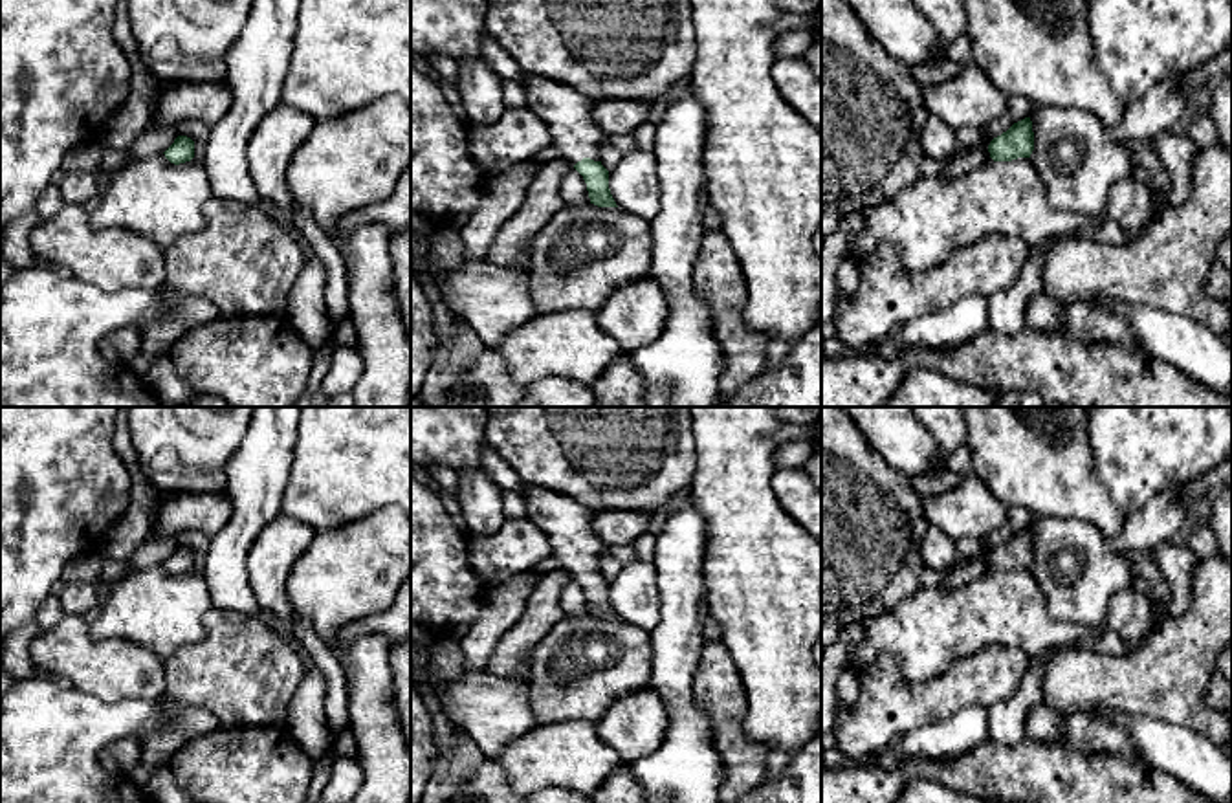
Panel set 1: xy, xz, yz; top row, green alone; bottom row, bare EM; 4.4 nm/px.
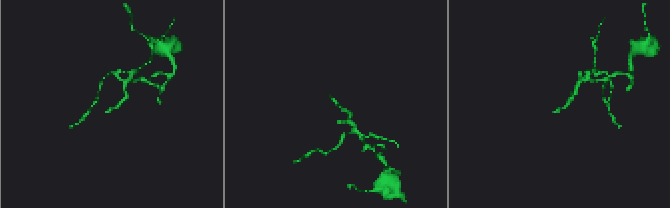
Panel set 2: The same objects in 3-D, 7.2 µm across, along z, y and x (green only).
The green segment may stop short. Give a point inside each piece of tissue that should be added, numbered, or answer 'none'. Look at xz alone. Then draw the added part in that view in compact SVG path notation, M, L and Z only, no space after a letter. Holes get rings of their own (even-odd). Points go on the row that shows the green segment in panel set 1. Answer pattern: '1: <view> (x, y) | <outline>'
1: xz (567, 114) | M524 72L519 81L524 86L528 108L548 126L559 158L574 165L583 158L600 161L600 145L605 134L590 114L594 99L535 73Z

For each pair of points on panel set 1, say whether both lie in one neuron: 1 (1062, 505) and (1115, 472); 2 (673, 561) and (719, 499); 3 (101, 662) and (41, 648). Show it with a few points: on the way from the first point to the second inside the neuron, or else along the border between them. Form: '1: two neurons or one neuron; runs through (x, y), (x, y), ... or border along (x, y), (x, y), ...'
1: two neurons; border along (1089, 439), (1097, 477), (1110, 497), (1126, 512)
2: two neurons; border along (692, 503), (704, 521), (704, 563)
3: one neuron; runs through (87, 662), (68, 651), (55, 651)

